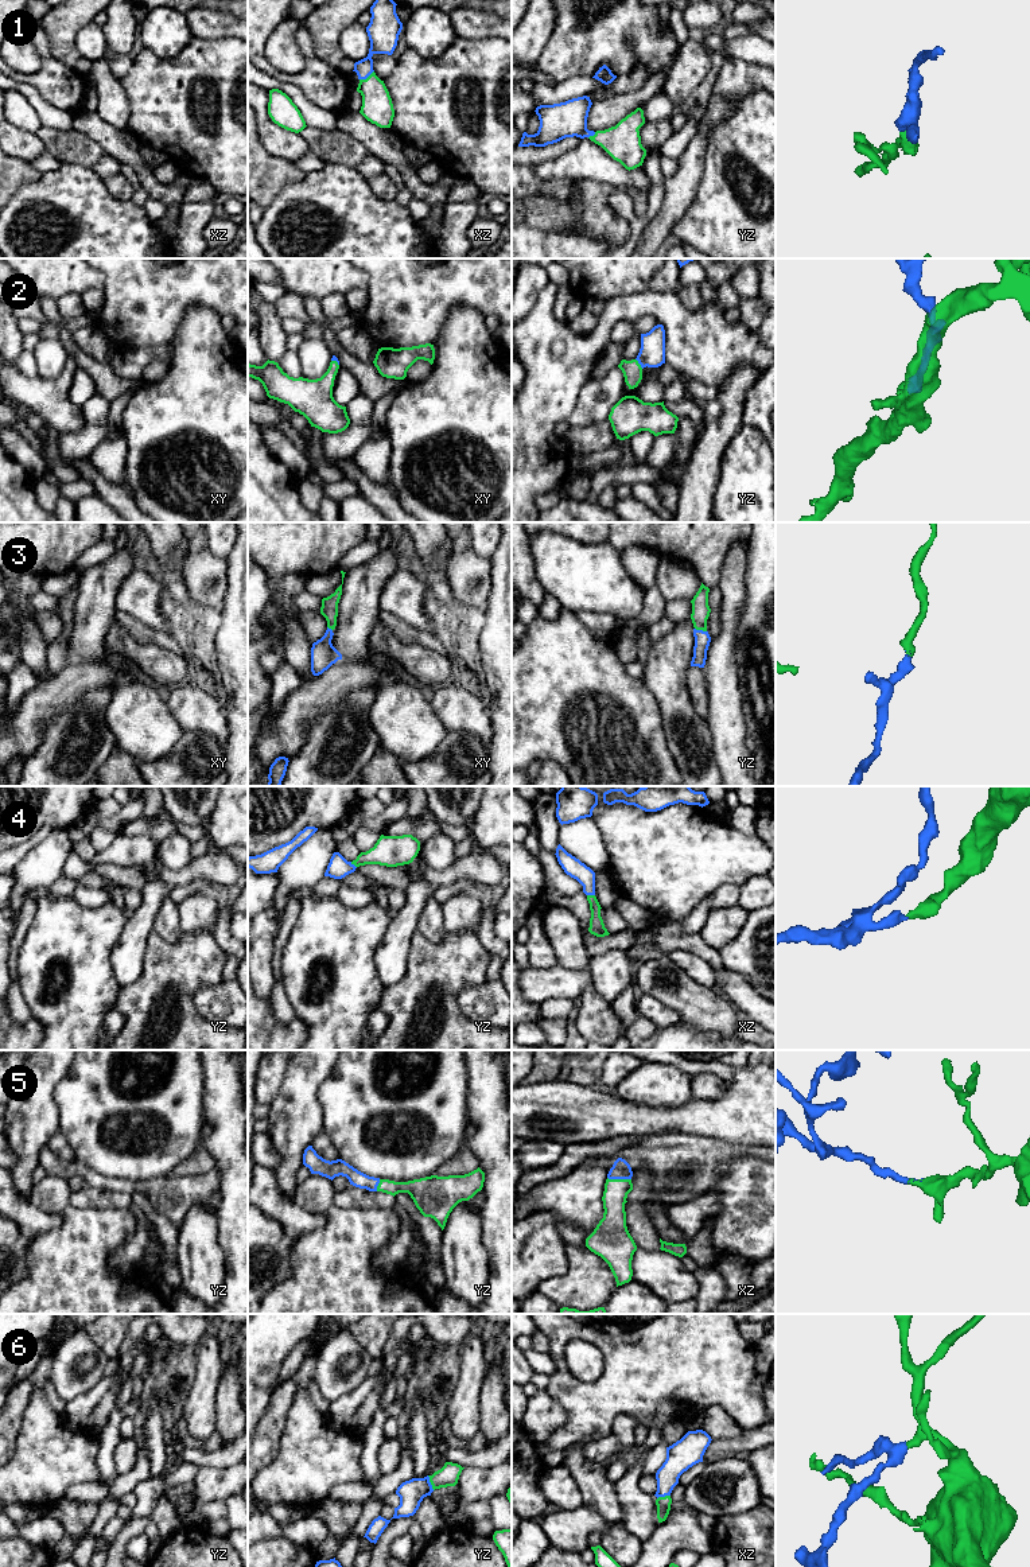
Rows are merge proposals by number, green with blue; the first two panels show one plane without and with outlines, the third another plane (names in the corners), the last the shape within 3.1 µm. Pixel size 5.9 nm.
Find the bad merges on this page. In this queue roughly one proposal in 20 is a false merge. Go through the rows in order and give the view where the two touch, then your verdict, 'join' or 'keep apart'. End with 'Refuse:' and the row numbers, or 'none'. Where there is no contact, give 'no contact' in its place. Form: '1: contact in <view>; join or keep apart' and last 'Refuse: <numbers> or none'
1: contact in xz; join
2: contact in yz; join
3: contact in yz; join
4: contact in xz; join
5: contact in xz; join
6: contact in yz; join
Refuse: none

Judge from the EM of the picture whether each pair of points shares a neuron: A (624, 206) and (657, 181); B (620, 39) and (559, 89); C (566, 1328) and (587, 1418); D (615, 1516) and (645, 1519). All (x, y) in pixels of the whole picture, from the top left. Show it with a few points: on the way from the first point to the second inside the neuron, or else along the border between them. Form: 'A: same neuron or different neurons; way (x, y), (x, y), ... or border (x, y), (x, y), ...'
A: same neuron; way (636, 220), (644, 220), (652, 212), (655, 195)
B: different neurons; border (591, 76), (571, 76), (558, 82)
C: same neuron; way (559, 1350), (560, 1381), (574, 1395)
D: different neurons; border (615, 1485), (615, 1493), (624, 1513), (621, 1524)

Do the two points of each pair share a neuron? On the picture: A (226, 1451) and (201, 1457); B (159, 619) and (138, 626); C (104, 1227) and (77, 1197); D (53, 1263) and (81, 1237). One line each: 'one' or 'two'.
A: one
B: two
C: two
D: one

